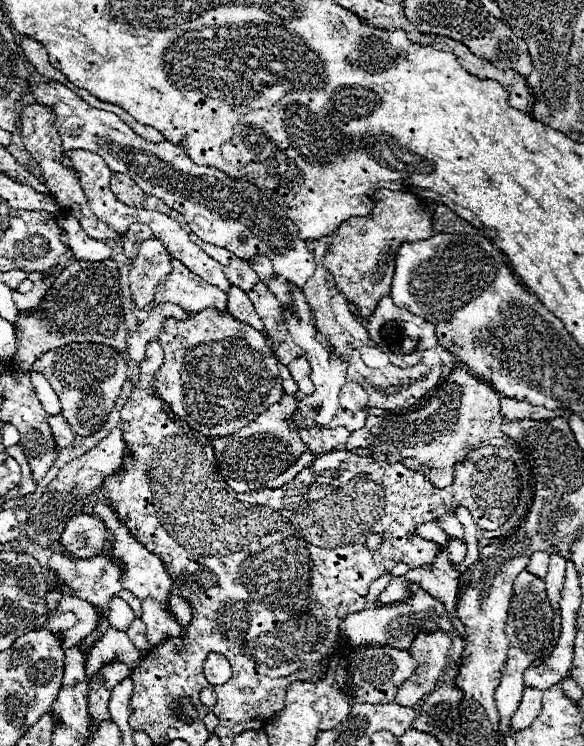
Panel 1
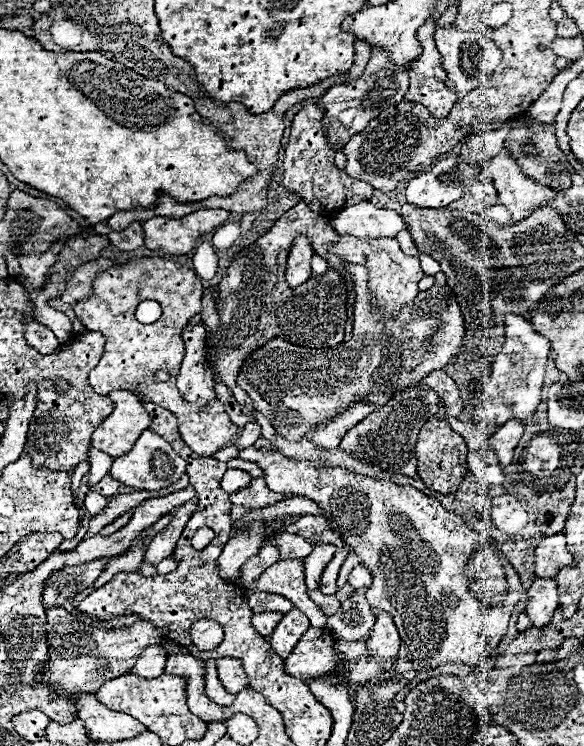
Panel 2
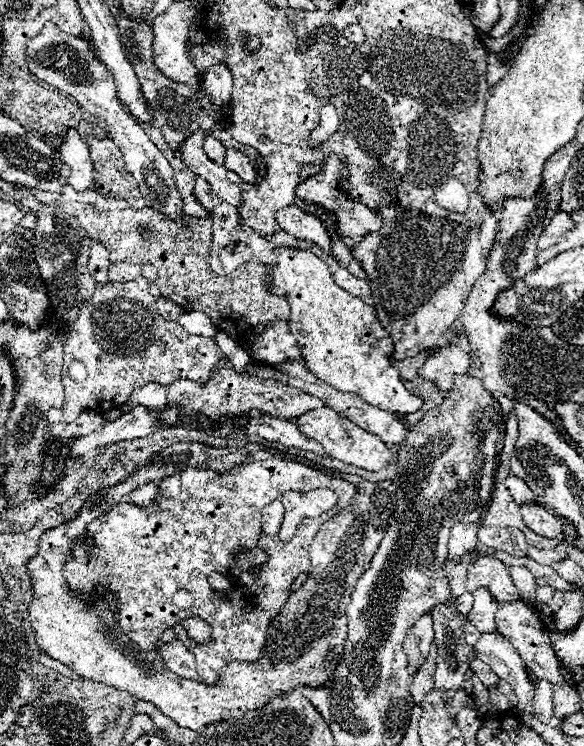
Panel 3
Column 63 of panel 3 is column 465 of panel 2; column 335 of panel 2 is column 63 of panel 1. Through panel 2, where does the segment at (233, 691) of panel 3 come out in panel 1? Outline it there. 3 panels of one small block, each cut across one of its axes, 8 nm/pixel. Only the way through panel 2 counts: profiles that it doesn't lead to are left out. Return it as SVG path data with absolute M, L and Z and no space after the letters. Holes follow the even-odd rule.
M114 428L104 440L100 440L90 452L74 458L68 462L58 476L44 488L44 494L40 496L38 504L28 512L28 522L26 522L26 534L34 542L38 542L44 548L50 548L54 540L60 540L62 530L66 528L66 518L72 518L74 514L80 514L82 504L86 504L86 496L92 492L100 490L102 478L106 474L114 474L122 466L122 456L126 452L126 442L122 438L122 430Z

